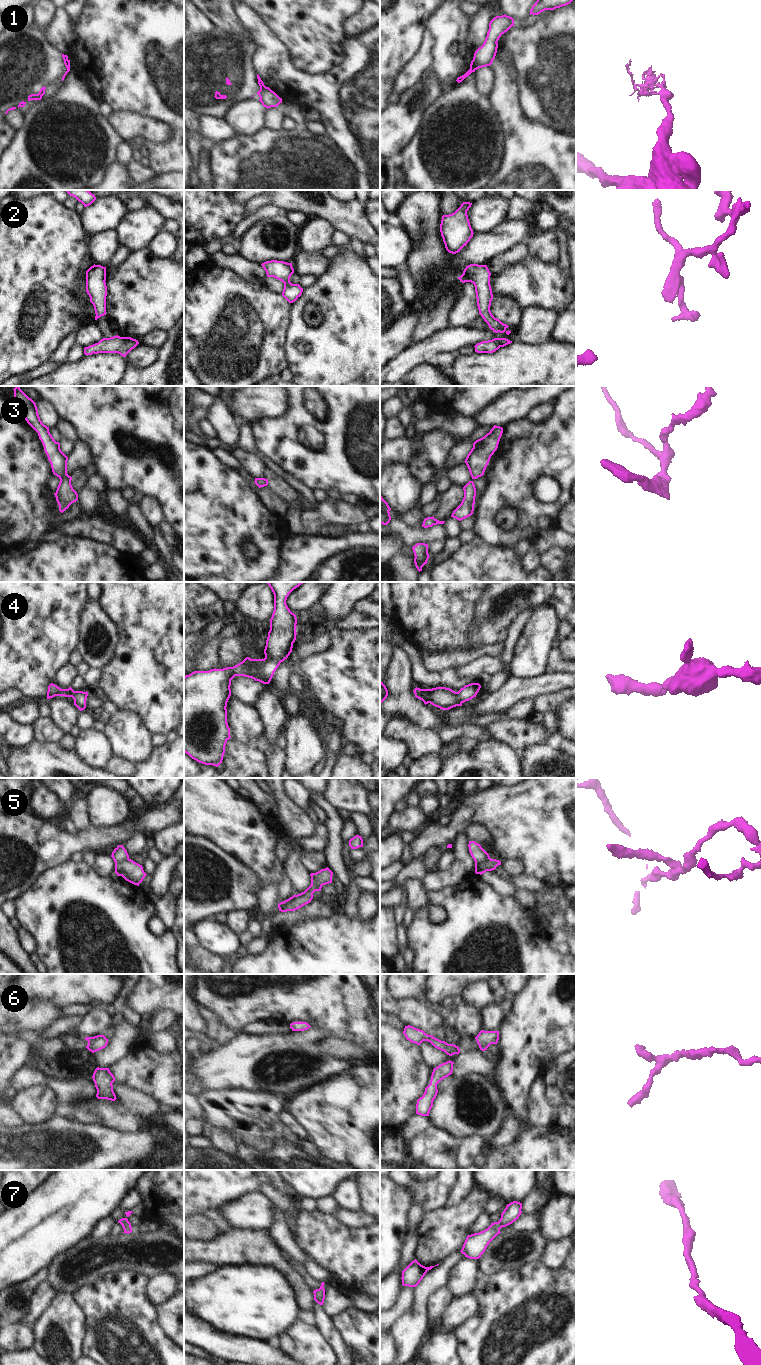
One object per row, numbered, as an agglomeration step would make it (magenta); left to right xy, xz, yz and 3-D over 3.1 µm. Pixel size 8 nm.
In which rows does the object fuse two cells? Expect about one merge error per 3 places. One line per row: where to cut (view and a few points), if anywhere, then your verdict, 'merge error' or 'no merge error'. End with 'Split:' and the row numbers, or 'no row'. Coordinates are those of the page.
1: cut in yz along (472, 60), (476, 69); merge error
2: no cut; no merge error
3: no cut; no merge error
4: no cut; no merge error
5: cut in yz along (491, 859), (485, 862), (475, 862); merge error
6: no cut; no merge error
7: no cut; no merge error
Split: 1, 5

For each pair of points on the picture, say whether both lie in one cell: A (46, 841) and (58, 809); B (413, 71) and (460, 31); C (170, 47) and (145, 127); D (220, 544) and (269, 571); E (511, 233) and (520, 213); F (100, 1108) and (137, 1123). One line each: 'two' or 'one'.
A: two
B: one
C: two
D: one
E: two
F: one

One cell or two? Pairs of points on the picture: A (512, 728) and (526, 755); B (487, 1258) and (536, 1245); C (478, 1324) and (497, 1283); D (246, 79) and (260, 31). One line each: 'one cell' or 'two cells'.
A: two cells
B: one cell
C: one cell
D: two cells

